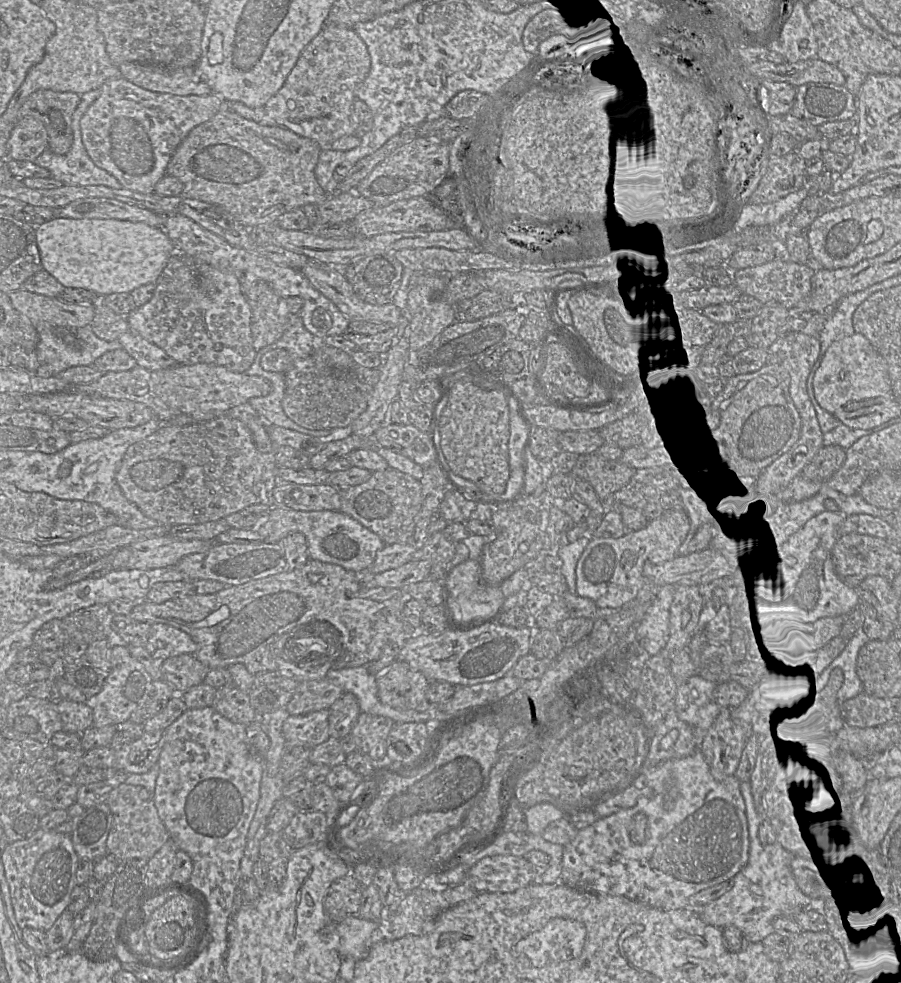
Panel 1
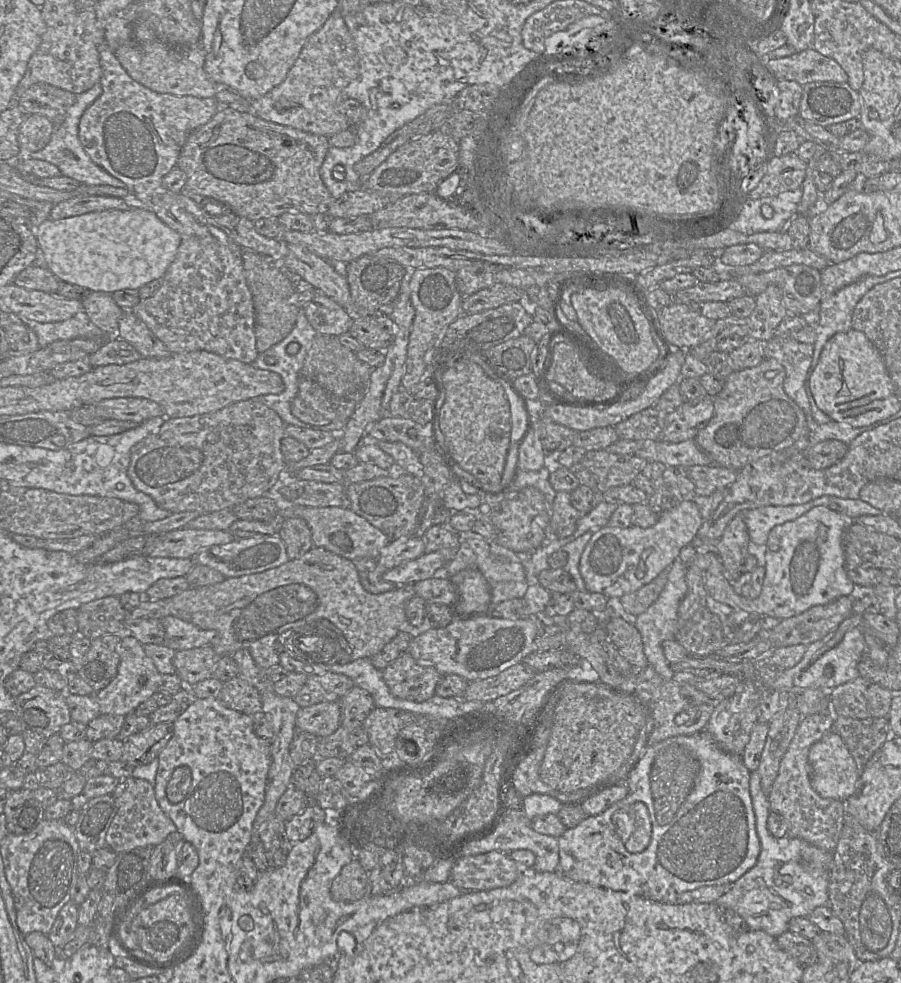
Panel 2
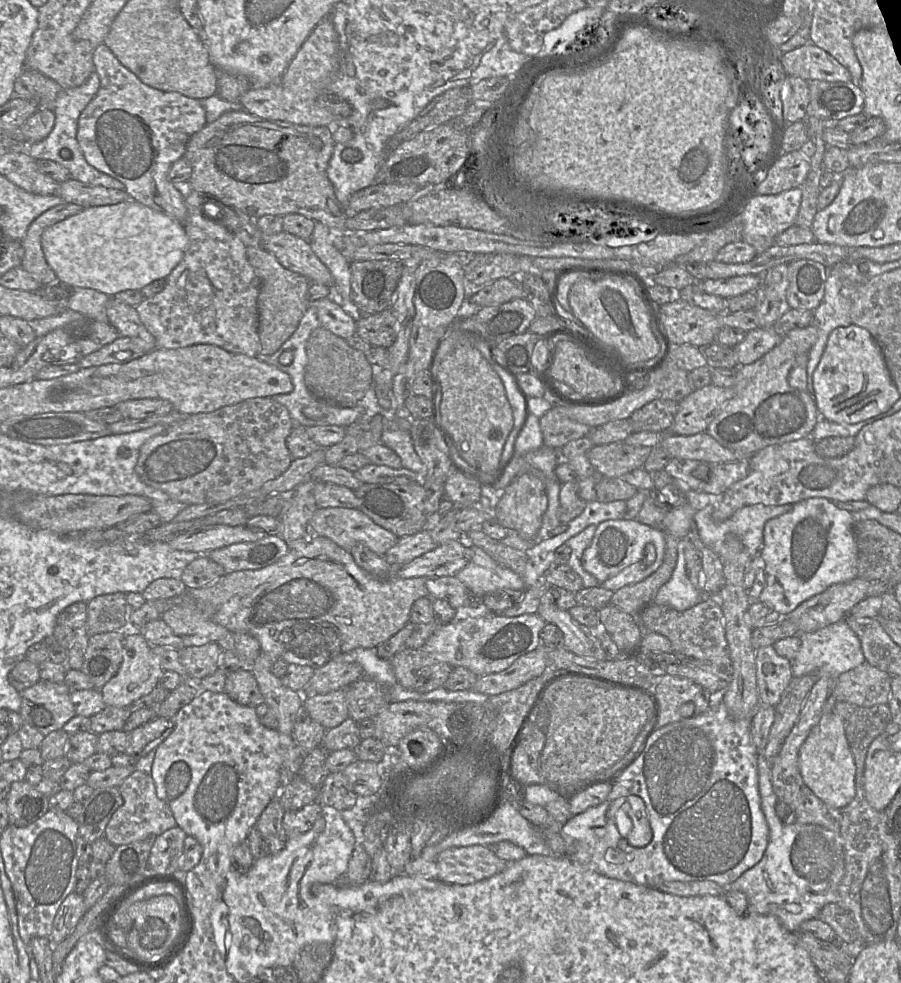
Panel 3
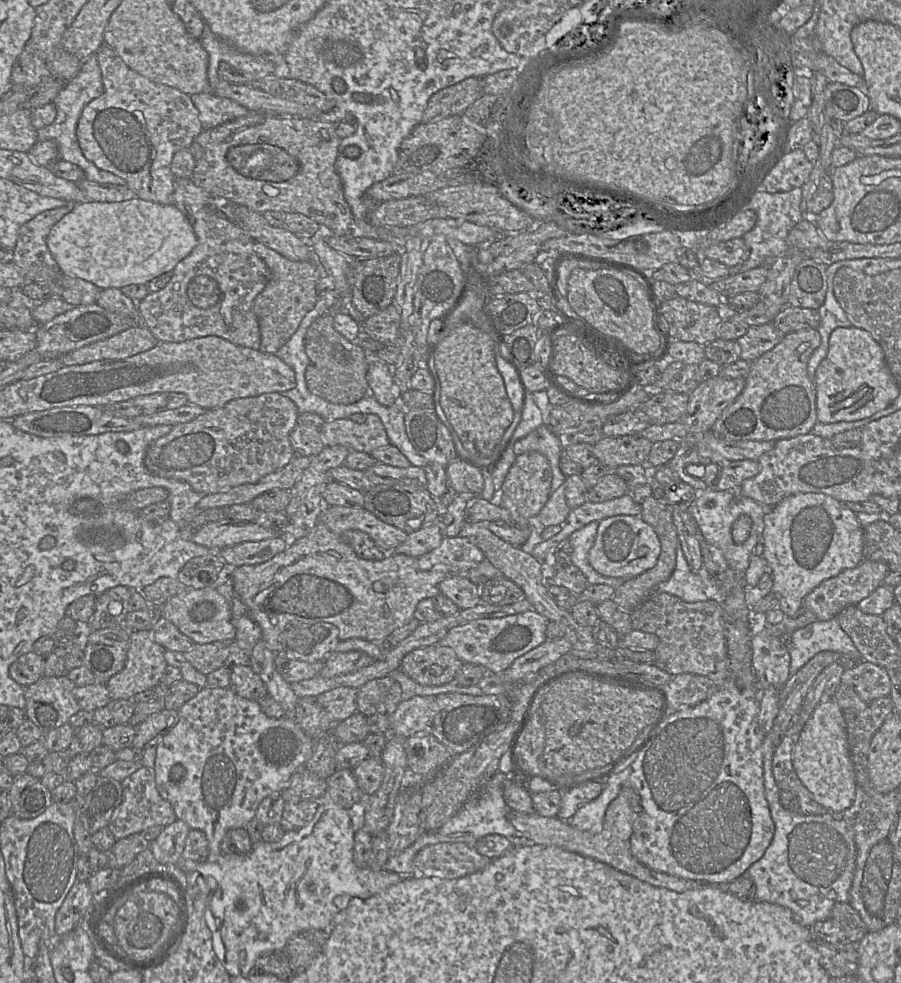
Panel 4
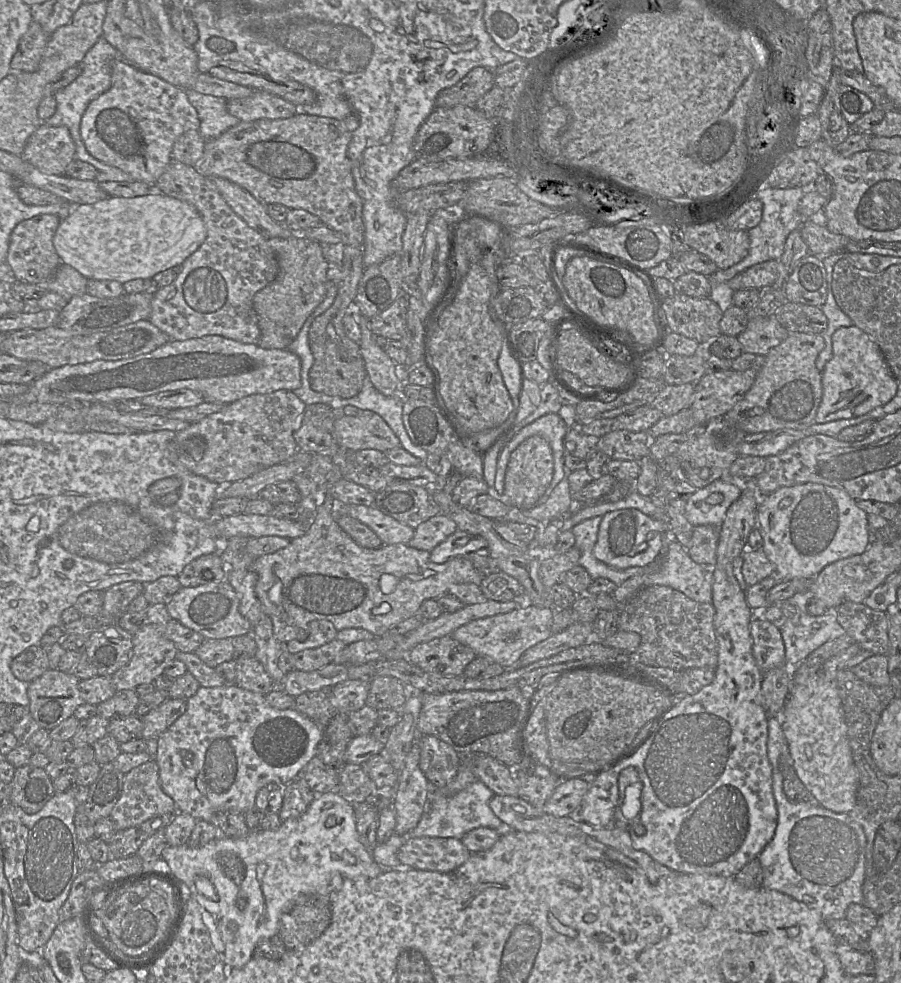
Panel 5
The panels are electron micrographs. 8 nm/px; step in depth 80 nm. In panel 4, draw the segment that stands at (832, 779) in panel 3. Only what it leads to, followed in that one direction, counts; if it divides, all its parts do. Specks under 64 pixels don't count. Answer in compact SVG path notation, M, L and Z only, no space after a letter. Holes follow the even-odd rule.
M835 699L817 706L793 748L792 762L800 781L828 812L842 814L854 801L855 769L851 759L846 725Z

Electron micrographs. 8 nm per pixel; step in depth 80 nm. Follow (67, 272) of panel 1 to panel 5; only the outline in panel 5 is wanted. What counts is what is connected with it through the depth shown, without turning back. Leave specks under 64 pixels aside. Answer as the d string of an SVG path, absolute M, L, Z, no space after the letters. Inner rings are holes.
M151 191L151 193L147 195L138 197L107 197L106 199L97 201L95 203L74 206L69 215L60 221L53 238L53 244L58 256L61 259L61 262L73 267L85 278L94 280L114 280L124 284L134 279L152 279L156 274L164 270L181 266L183 262L204 243L206 237L207 230L204 221L193 205L167 196L159 191Z

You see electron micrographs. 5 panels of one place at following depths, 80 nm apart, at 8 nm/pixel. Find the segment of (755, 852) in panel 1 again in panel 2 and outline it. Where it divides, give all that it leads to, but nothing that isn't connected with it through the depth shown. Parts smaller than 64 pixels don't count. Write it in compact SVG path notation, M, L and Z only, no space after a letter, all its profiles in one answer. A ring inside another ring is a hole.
M757 770L751 772L750 795L756 818L756 830L761 844L761 850L755 865L736 880L731 889L719 897L715 904L721 909L734 910L746 922L749 930L762 930L774 938L788 930L789 922L795 917L808 917L817 907L829 903L830 868L832 853L826 852L800 838L785 836L774 837L768 830L770 806L768 795L763 791L760 774Z

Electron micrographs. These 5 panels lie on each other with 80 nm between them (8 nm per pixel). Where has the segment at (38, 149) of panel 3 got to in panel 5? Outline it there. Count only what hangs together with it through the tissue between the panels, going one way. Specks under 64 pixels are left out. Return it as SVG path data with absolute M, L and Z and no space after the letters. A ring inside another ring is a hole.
M103 36L100 37L86 53L82 61L83 70L80 75L54 94L56 99L56 111L50 118L44 121L44 123L49 126L65 126L68 128L76 147L75 159L87 162L96 168L97 175L95 180L97 180L98 183L108 181L127 182L133 180L126 172L94 158L87 151L80 135L80 123L87 106L93 99L111 87L111 67L112 62L115 60L124 59L119 51L107 42Z

